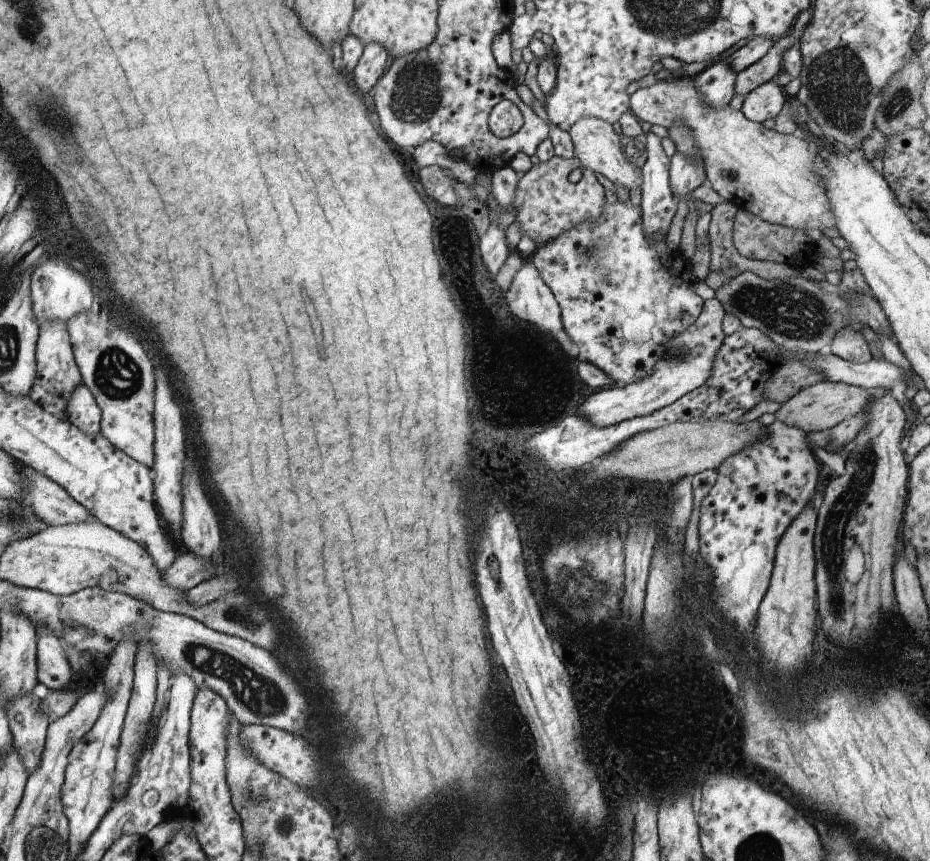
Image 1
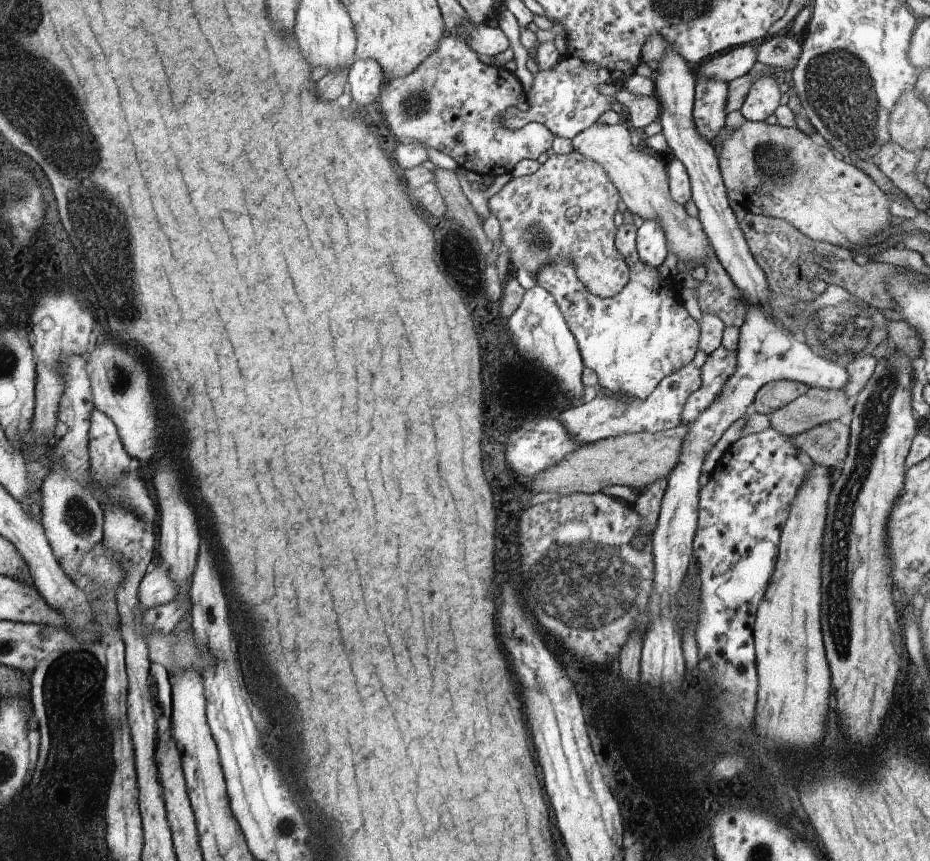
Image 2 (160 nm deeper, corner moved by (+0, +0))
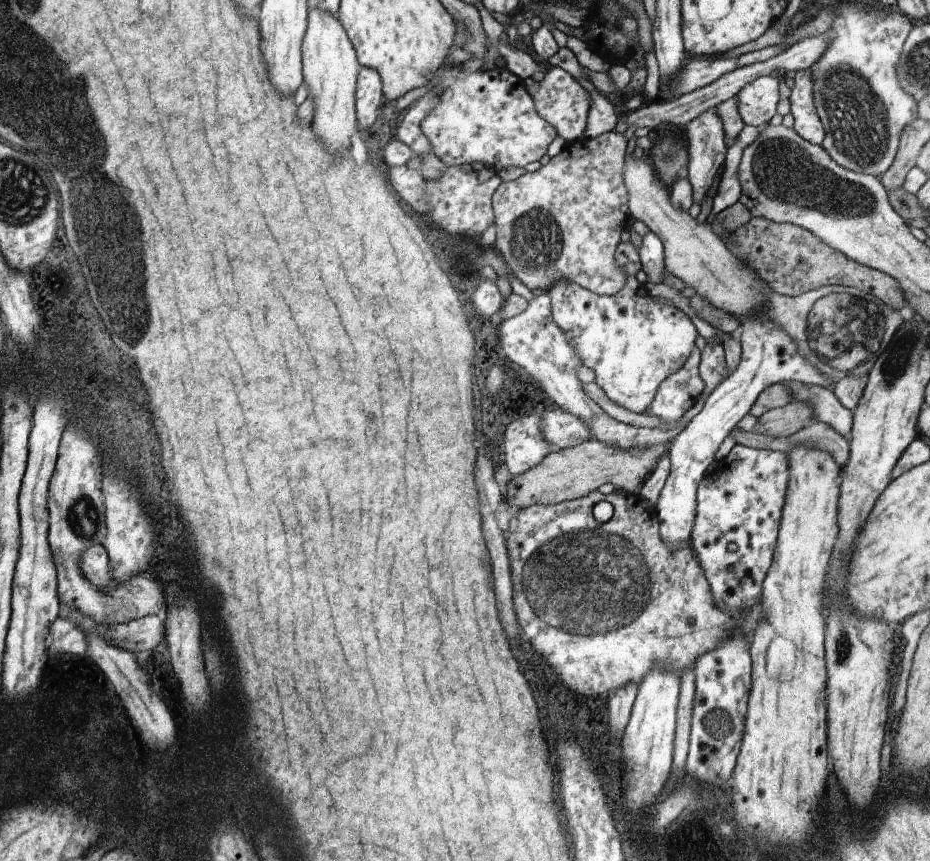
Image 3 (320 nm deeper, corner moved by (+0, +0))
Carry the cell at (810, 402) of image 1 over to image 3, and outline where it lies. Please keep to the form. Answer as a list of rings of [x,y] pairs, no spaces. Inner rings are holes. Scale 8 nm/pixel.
[[[792,400],[787,406],[766,412],[758,419],[758,424],[752,433],[787,438],[803,429],[804,422],[812,418],[814,418],[812,404]]]

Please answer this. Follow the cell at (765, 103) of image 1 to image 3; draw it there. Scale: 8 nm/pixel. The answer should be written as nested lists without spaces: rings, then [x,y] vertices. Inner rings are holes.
[[[770,75],[762,76],[746,84],[738,92],[738,113],[744,125],[758,127],[769,124],[777,114],[779,83]]]

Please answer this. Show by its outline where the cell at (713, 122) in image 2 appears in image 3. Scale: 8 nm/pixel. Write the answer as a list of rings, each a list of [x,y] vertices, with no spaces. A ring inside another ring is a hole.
[[[714,108],[702,112],[695,120],[686,124],[688,140],[689,140],[689,158],[687,167],[687,178],[693,191],[693,201],[701,204],[704,198],[708,196],[718,172],[722,171],[725,164],[725,153],[727,147],[725,144],[725,133],[722,120],[716,114]]]

